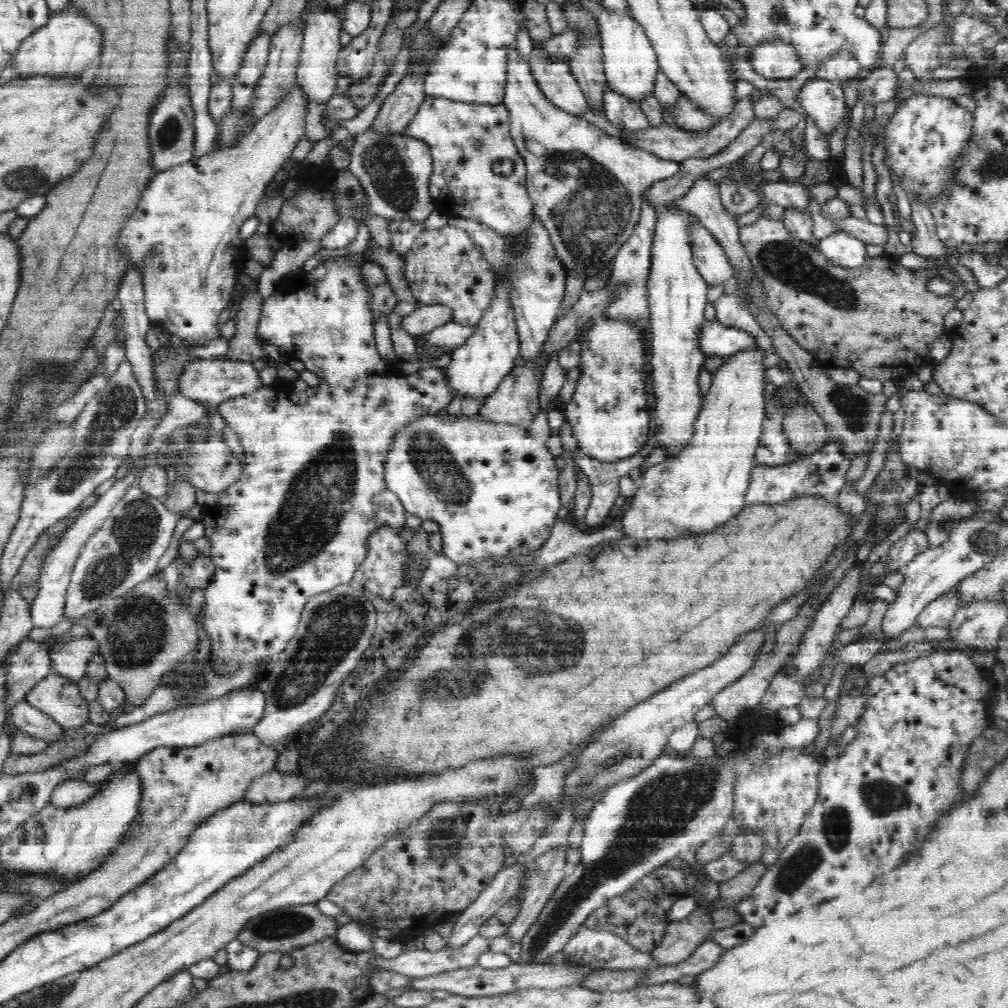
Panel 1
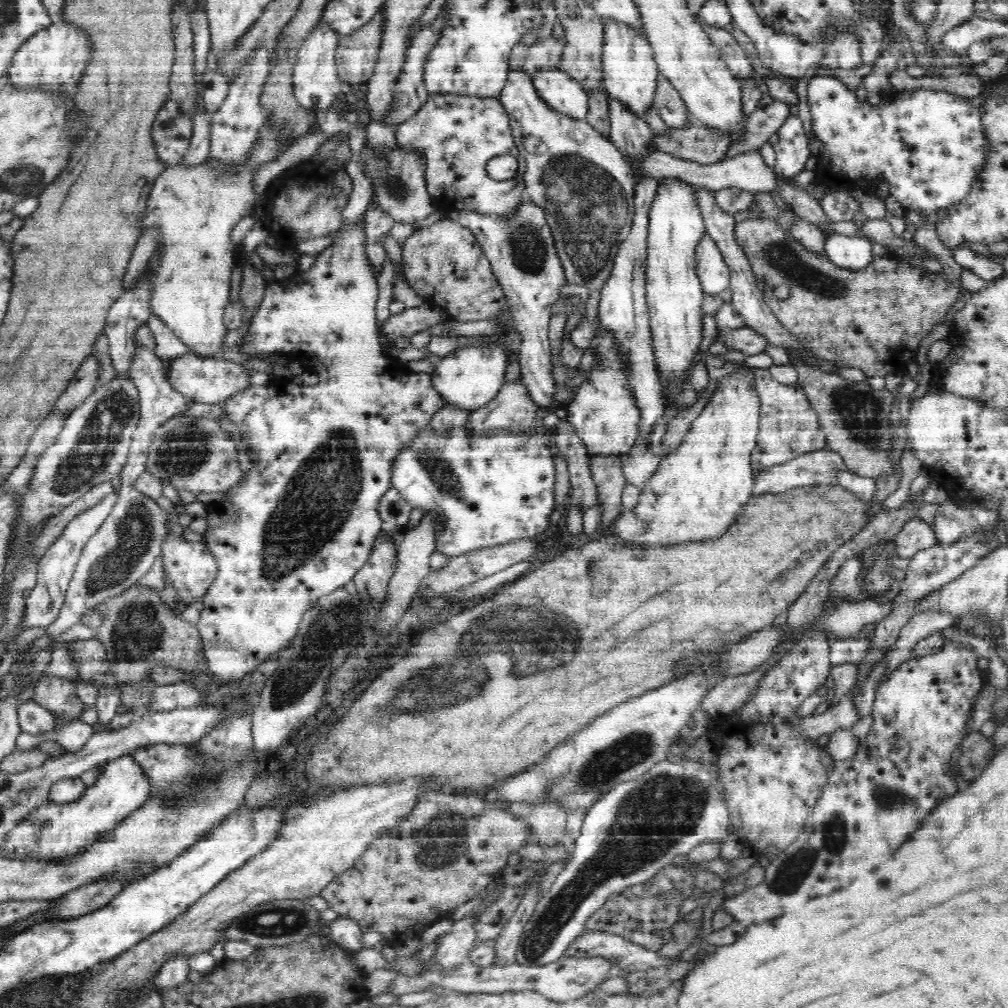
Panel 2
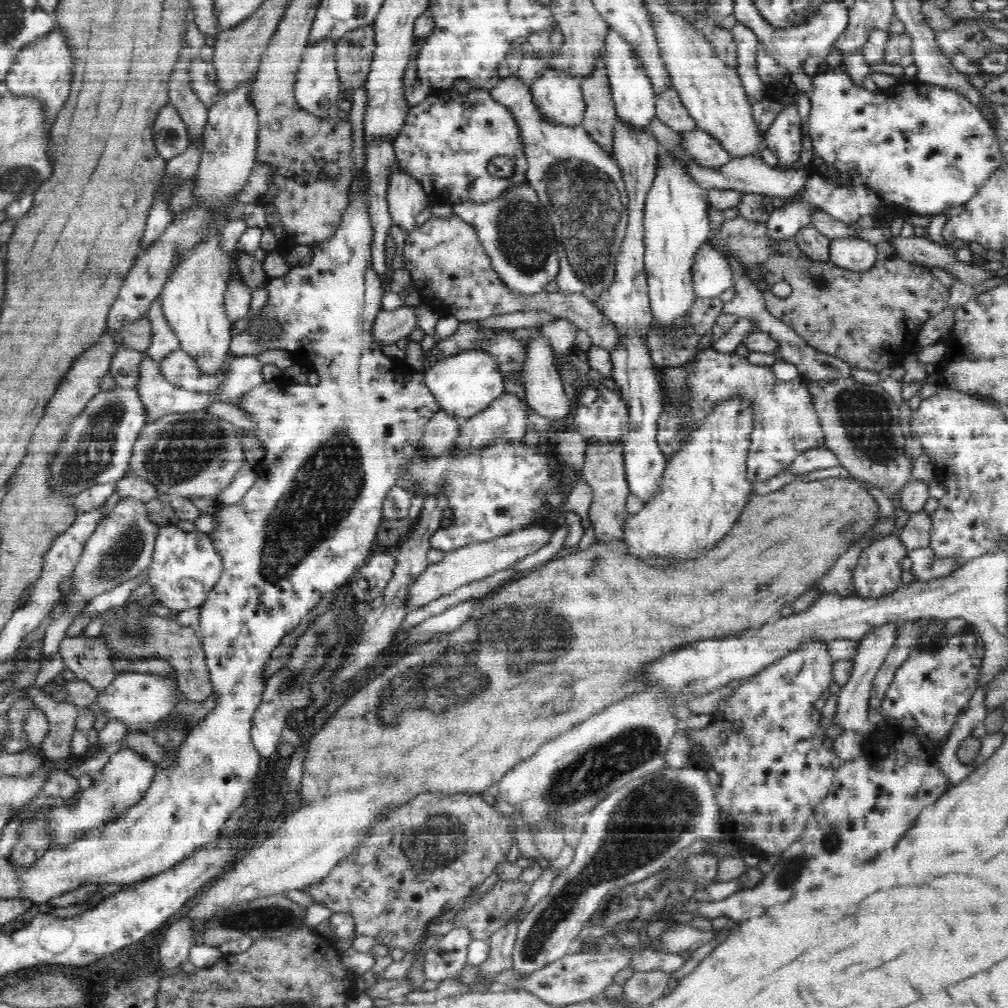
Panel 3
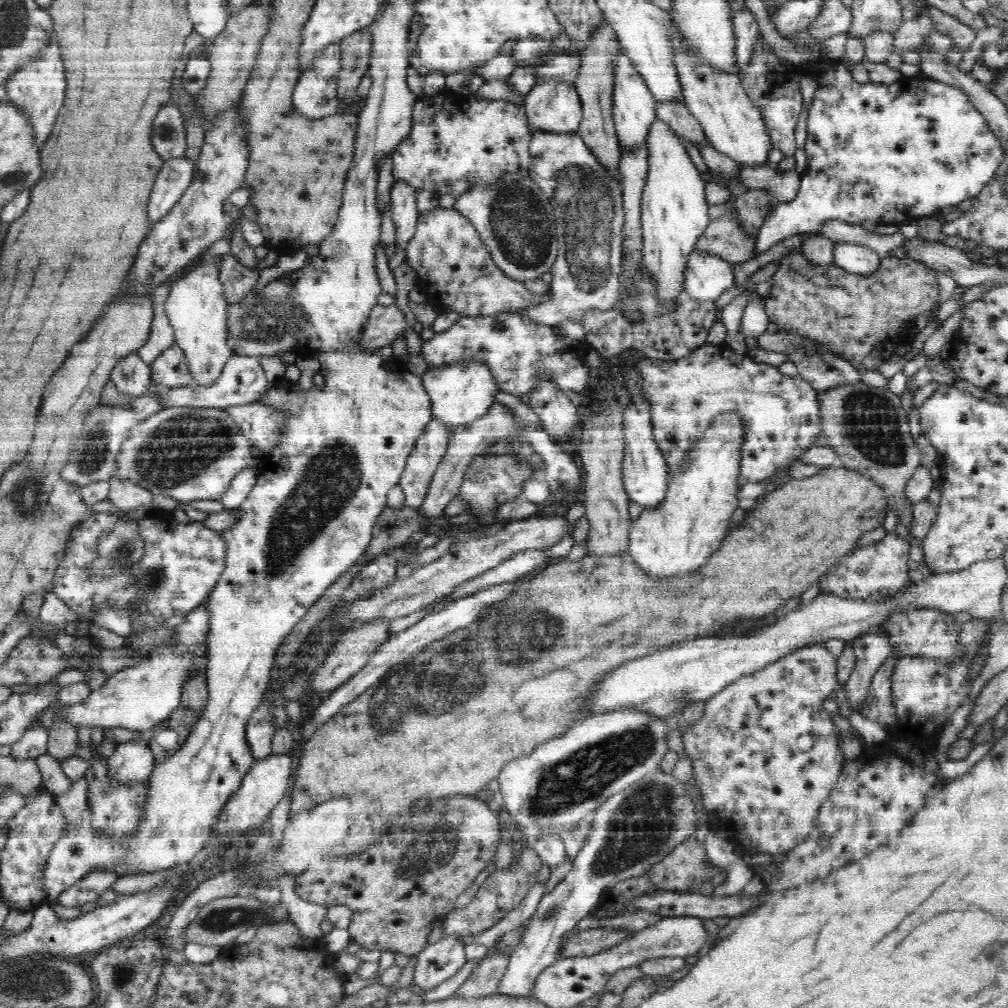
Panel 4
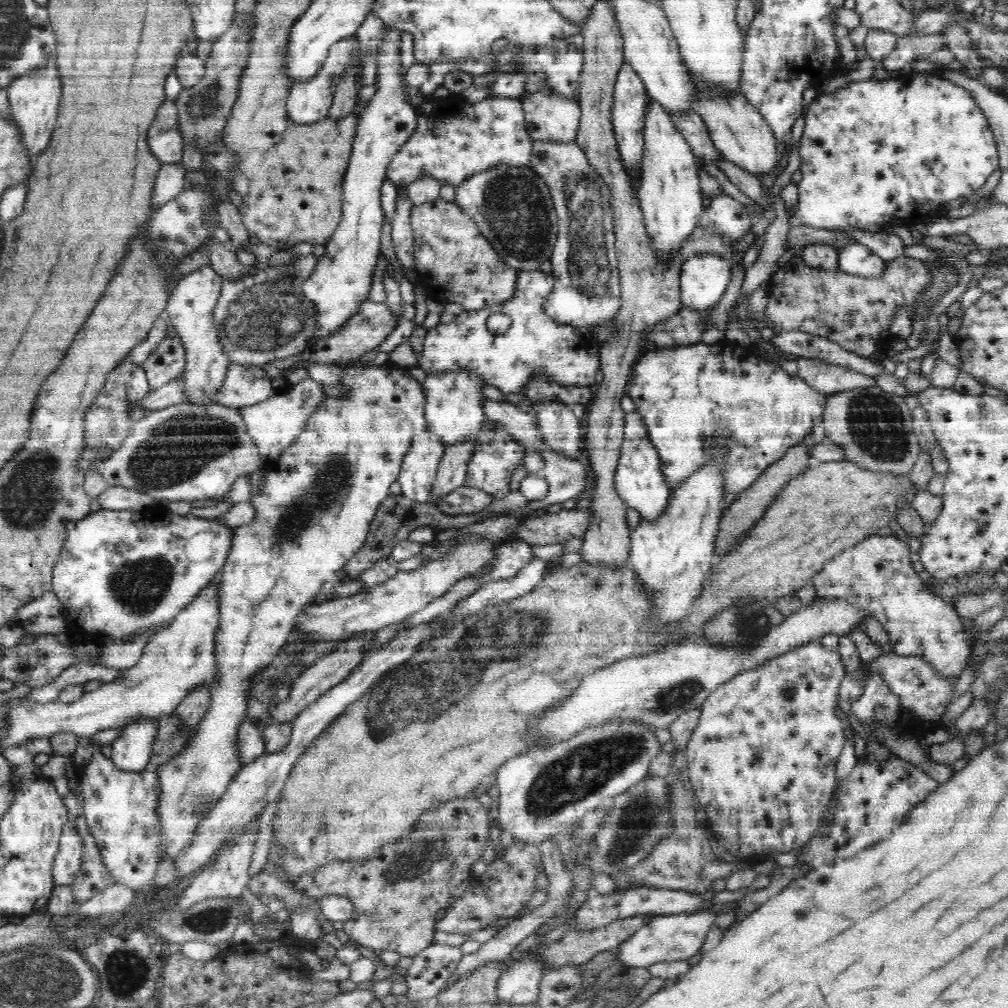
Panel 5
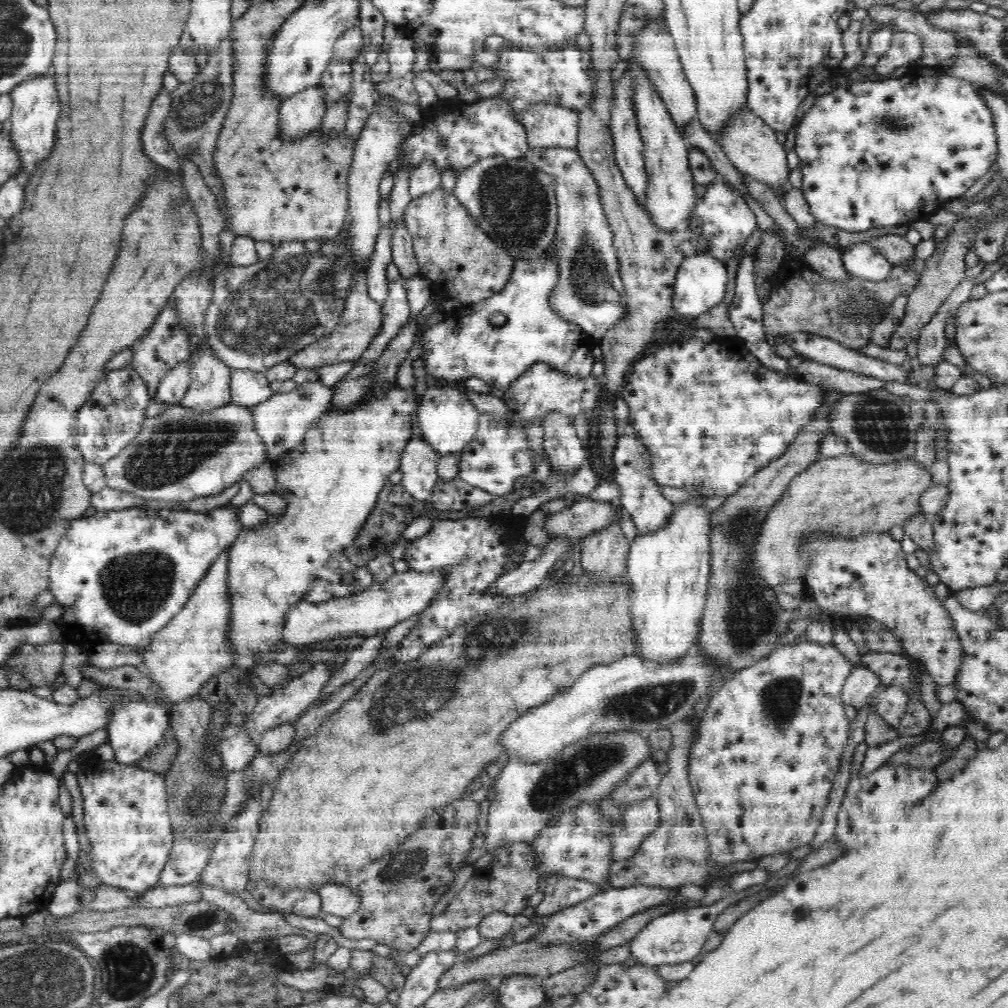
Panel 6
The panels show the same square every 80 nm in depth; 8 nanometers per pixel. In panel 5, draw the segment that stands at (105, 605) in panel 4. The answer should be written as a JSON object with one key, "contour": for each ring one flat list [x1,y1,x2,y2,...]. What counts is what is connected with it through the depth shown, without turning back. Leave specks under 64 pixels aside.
{"contour":[[157,506,140,511,104,510,91,512,82,520,68,523,67,535,53,568,52,591,63,606,65,622,80,622,84,628,98,628,102,636,117,642,130,641,150,628,171,622,203,588,214,582,225,565,232,546,233,528,220,519,185,516]]}

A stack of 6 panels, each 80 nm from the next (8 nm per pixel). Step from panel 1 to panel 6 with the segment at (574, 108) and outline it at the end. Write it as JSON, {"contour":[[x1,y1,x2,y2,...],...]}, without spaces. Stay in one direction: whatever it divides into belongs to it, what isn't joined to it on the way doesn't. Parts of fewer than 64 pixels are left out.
{"contour":[[536,101,520,116,531,148,577,149,579,112,552,101]]}

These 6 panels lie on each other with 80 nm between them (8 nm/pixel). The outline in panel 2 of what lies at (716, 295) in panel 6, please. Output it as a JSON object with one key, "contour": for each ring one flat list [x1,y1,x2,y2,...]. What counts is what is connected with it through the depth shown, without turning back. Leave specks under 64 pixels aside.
{"contour":[[704,234,696,245,696,274,702,284,703,293,720,294,729,288,730,268,724,261,724,256,720,253,715,240,708,234]]}

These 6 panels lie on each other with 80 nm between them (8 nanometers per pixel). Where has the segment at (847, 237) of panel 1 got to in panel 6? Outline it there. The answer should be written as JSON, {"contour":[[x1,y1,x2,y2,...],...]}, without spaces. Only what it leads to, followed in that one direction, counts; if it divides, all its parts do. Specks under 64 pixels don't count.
{"contour":[[869,241,854,243,842,252,841,259,850,275,866,280,882,281,889,276,894,266,879,254]]}

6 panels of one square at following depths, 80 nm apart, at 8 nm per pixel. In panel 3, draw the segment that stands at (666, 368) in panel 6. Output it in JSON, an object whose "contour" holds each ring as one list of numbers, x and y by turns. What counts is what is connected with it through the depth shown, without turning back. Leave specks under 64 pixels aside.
{"contour":[[710,346,698,351,694,361,690,361,686,377,686,397,679,407,668,401,665,384,662,387,665,399,656,438,659,449,667,459,676,456,676,452,686,441,686,436,692,434,700,420,704,420,712,412,717,401,734,394,750,401,754,416,747,457,747,476,752,483,768,481,788,469,799,454,824,446,825,434,812,404,808,383,802,376,780,381,774,375,772,367,751,364,746,357,720,352]]}

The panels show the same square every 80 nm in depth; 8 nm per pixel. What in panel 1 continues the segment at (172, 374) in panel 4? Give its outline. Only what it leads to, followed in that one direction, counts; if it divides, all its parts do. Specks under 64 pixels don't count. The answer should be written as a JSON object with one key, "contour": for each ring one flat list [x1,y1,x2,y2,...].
{"contour":[[210,357,191,359,183,366,182,373,178,376,176,392,197,403,214,407,228,399,249,395,262,386,259,372,251,362]]}

